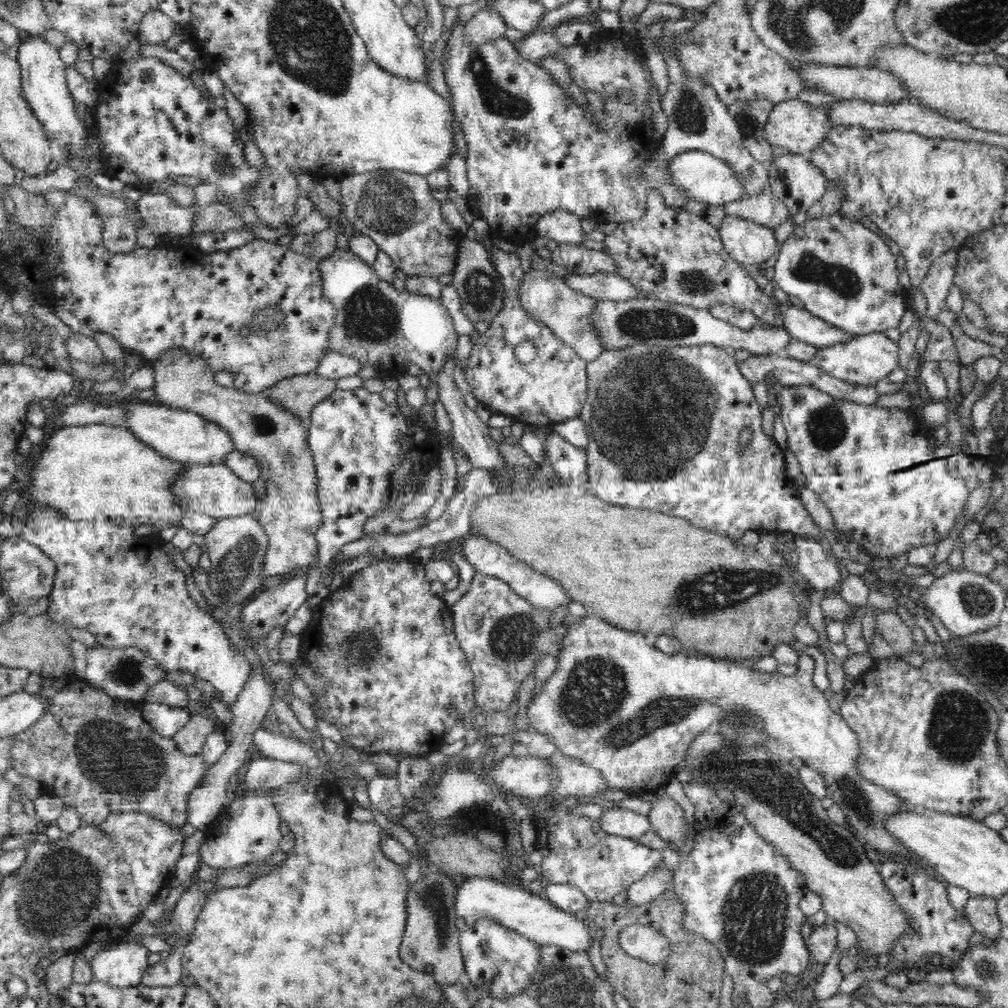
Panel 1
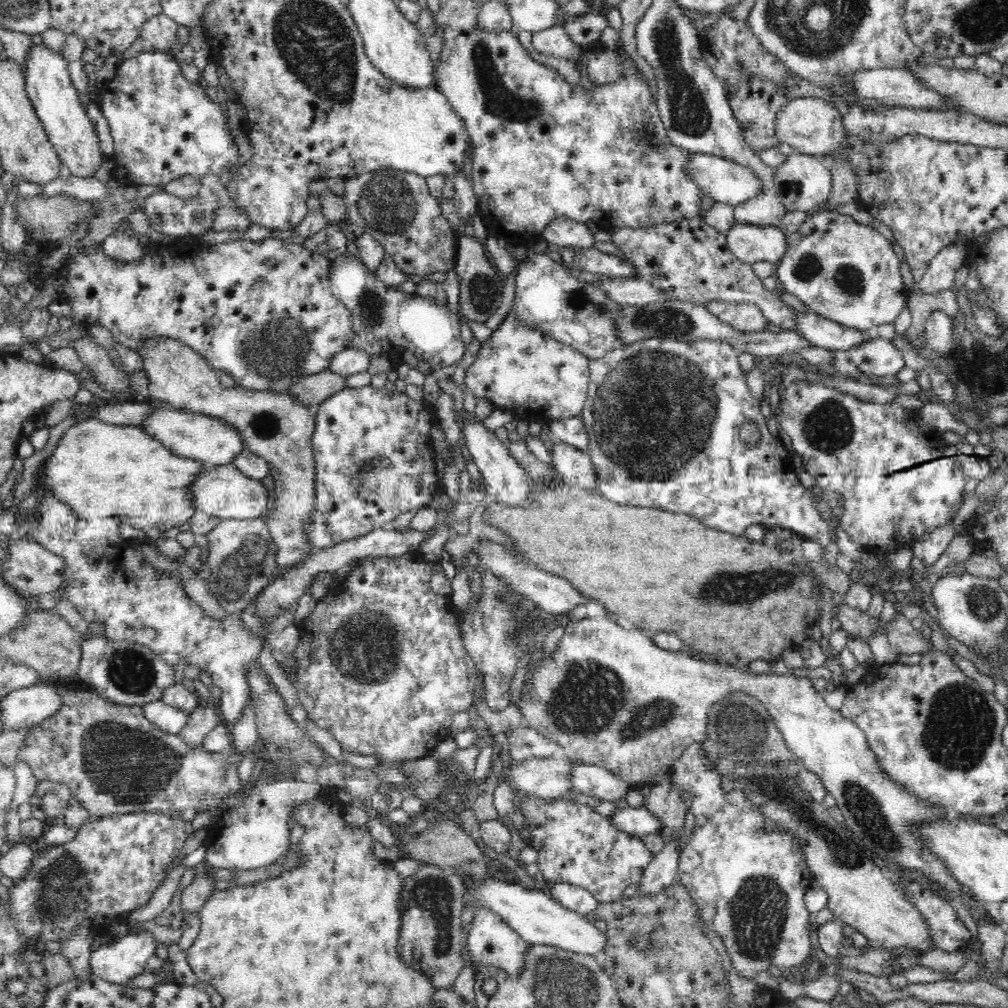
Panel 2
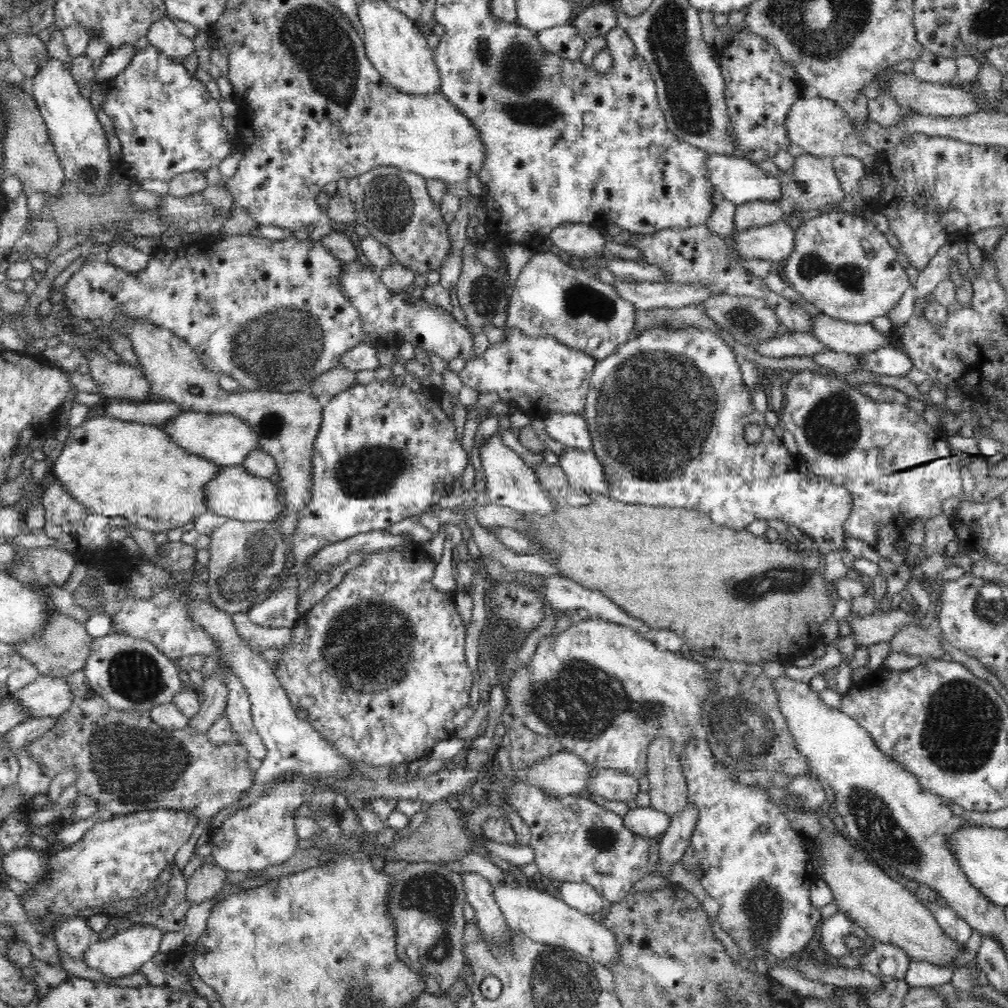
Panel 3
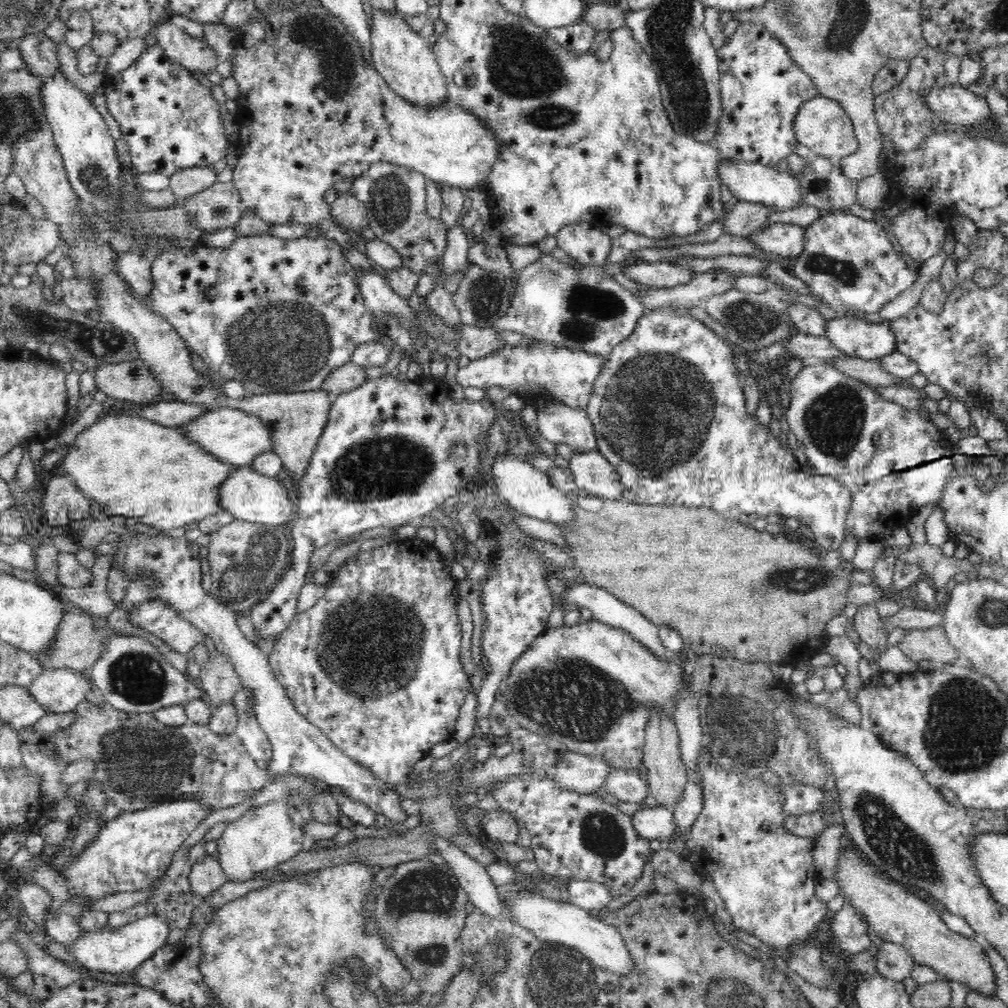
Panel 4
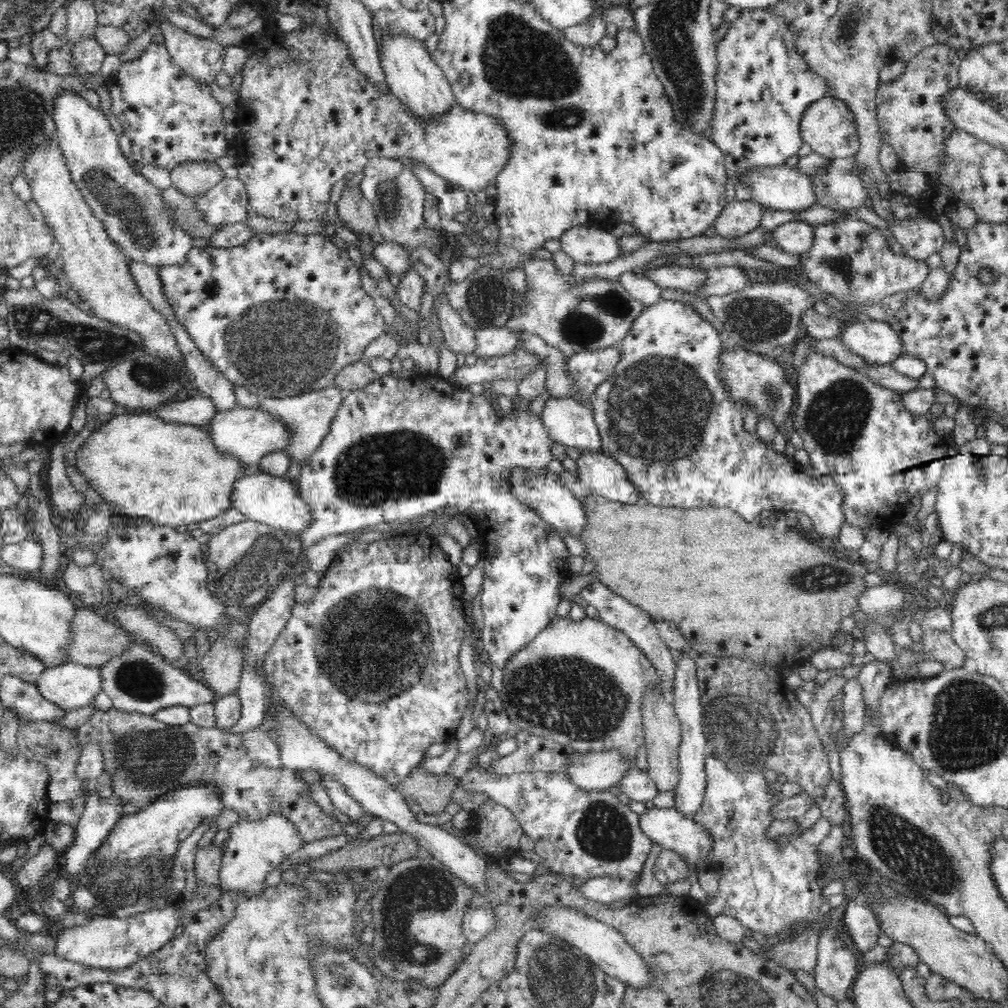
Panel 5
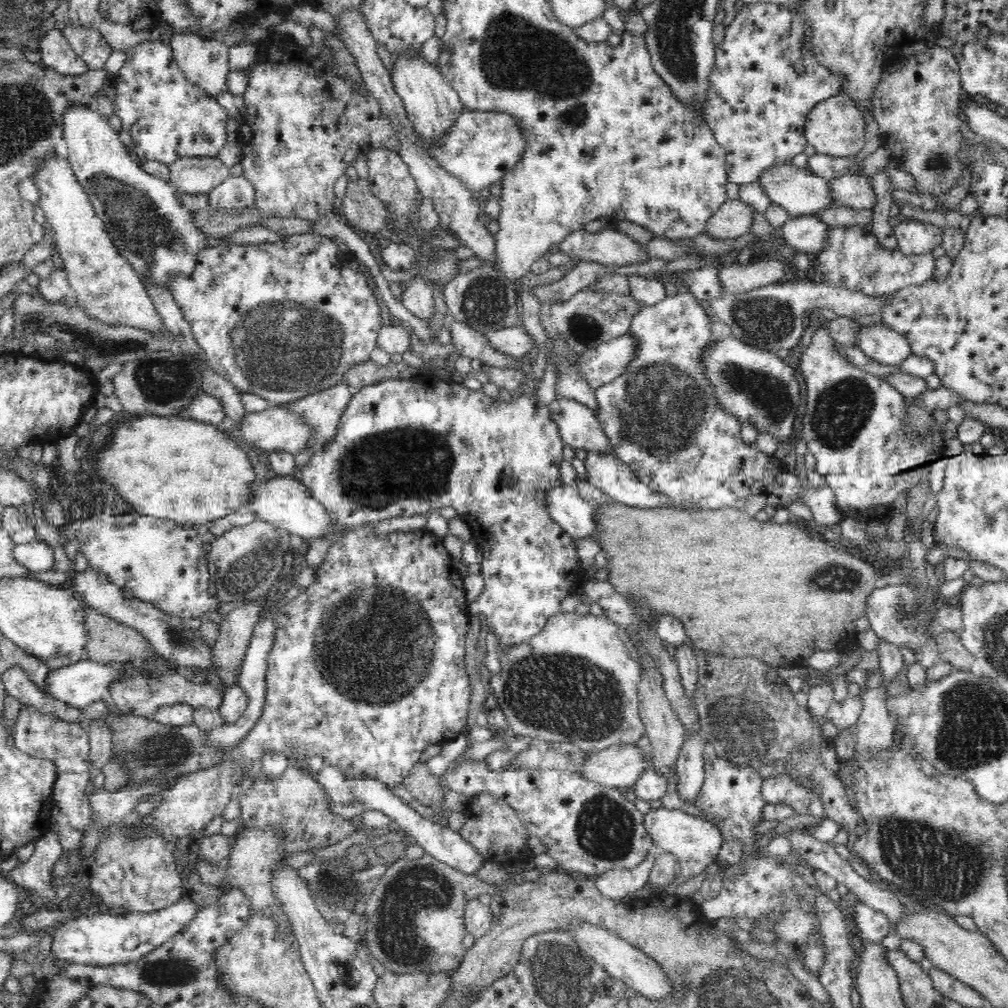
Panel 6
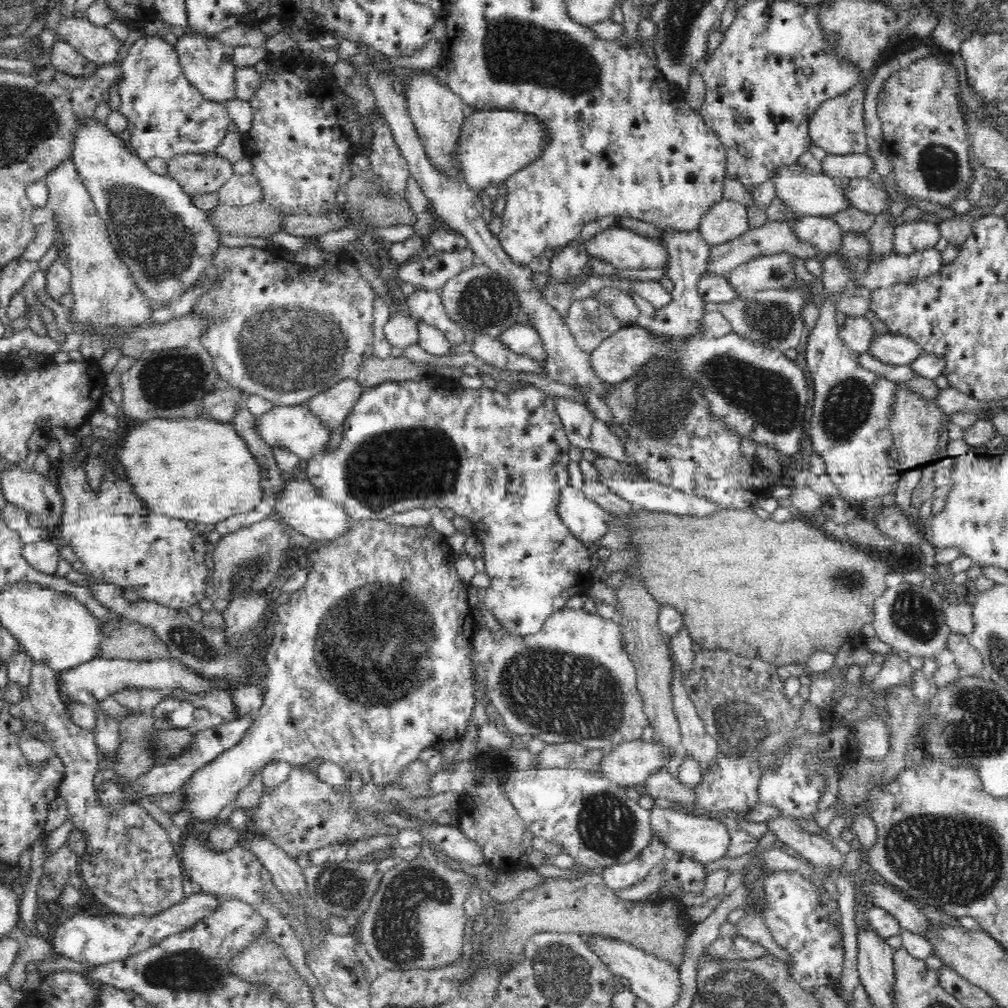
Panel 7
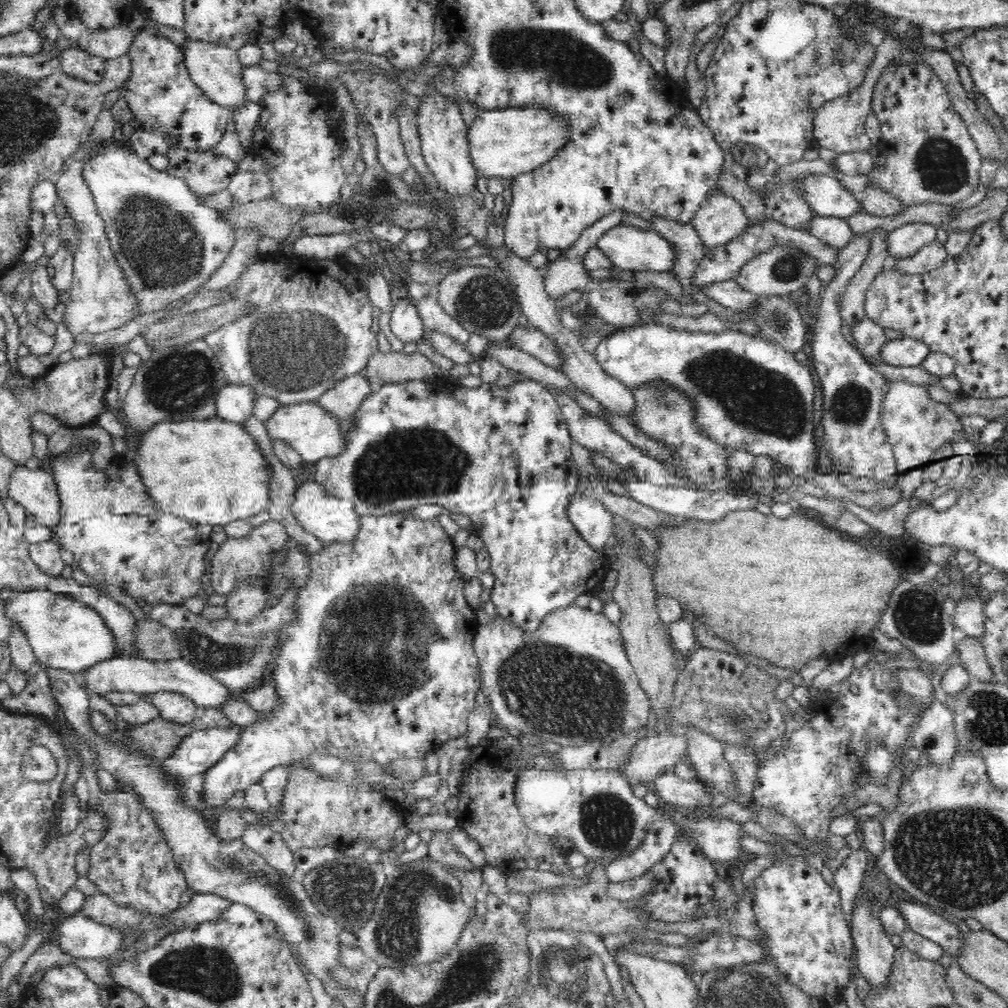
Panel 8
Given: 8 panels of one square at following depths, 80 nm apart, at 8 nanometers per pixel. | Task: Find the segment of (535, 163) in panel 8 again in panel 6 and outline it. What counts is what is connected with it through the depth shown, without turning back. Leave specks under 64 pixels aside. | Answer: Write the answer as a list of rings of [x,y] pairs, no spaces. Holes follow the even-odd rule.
[[[464,108],[454,125],[440,138],[429,140],[420,136],[420,140],[428,155],[442,169],[460,179],[466,188],[480,193],[490,184],[498,182],[522,159],[525,150],[522,134],[521,126],[517,126],[515,119],[508,114],[468,111]]]

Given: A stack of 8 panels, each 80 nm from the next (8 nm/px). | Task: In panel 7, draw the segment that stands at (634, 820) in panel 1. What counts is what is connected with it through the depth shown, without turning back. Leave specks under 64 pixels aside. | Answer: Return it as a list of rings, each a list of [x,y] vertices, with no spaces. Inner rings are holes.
[[[652,807],[650,810],[650,827],[652,827],[654,836],[665,843],[670,855],[678,854],[702,866],[706,866],[708,862],[720,860],[722,856],[726,855],[731,842],[730,830],[724,824],[706,817],[697,817],[692,813],[681,812],[671,807]]]

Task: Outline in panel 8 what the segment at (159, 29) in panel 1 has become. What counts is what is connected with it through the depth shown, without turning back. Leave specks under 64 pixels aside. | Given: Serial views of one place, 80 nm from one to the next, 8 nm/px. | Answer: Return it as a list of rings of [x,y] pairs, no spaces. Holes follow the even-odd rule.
[[[186,38],[180,45],[180,51],[184,55],[184,65],[188,69],[190,79],[209,100],[228,108],[240,107],[247,102],[246,88],[242,83],[243,64],[238,61],[236,50],[221,43]]]

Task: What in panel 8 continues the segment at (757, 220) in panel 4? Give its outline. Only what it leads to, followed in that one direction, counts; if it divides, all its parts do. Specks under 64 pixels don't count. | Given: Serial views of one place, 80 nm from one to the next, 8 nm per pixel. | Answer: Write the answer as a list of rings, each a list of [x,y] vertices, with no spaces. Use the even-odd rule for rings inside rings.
[[[720,189],[704,201],[699,211],[692,225],[706,247],[728,244],[749,228],[743,206]]]

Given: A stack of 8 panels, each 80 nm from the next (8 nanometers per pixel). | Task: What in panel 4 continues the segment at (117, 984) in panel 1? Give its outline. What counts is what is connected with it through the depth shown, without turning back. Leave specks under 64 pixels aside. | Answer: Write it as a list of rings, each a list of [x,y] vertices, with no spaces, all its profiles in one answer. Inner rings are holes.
[[[147,916],[139,918],[117,929],[104,927],[99,931],[86,931],[69,949],[78,962],[90,970],[110,972],[110,974],[131,973],[154,953],[165,946],[170,927],[162,917]]]

